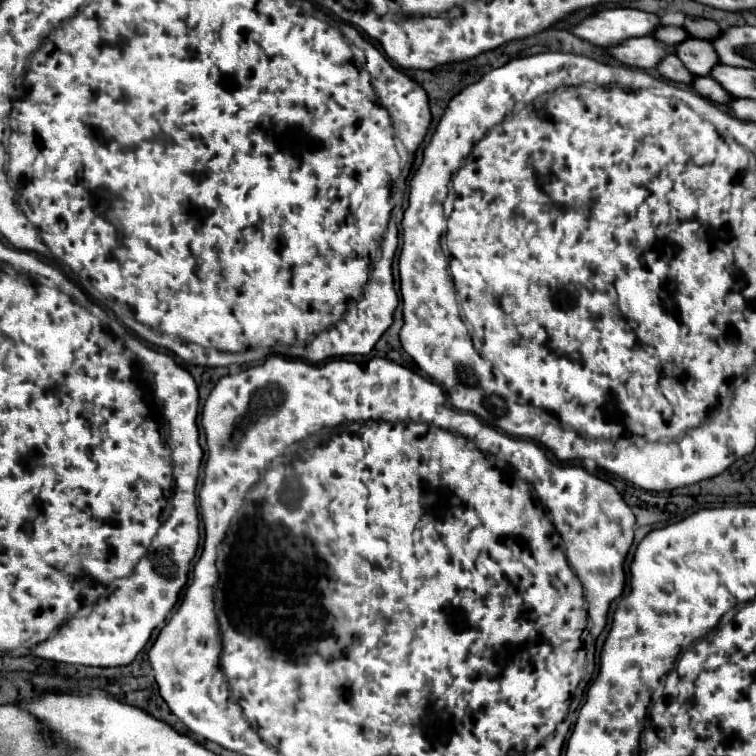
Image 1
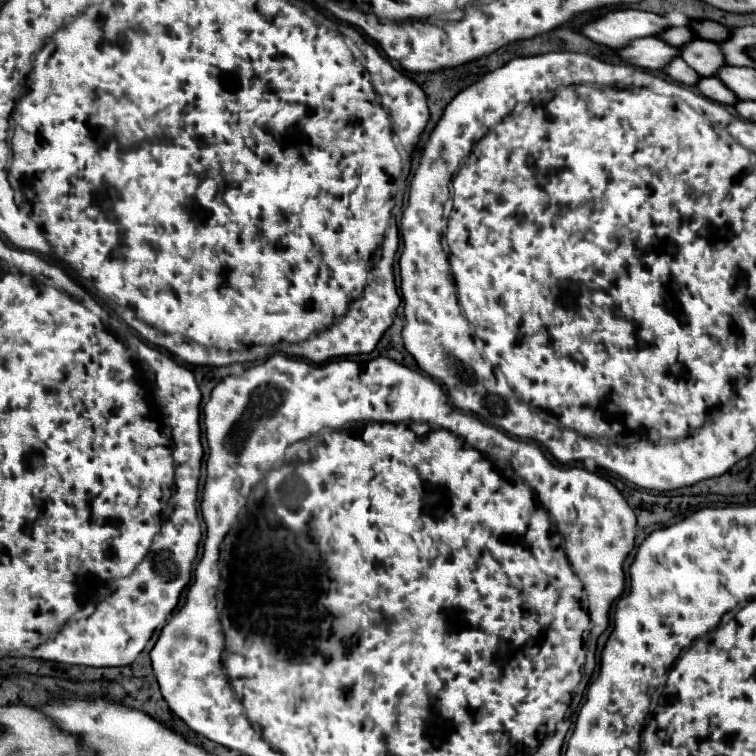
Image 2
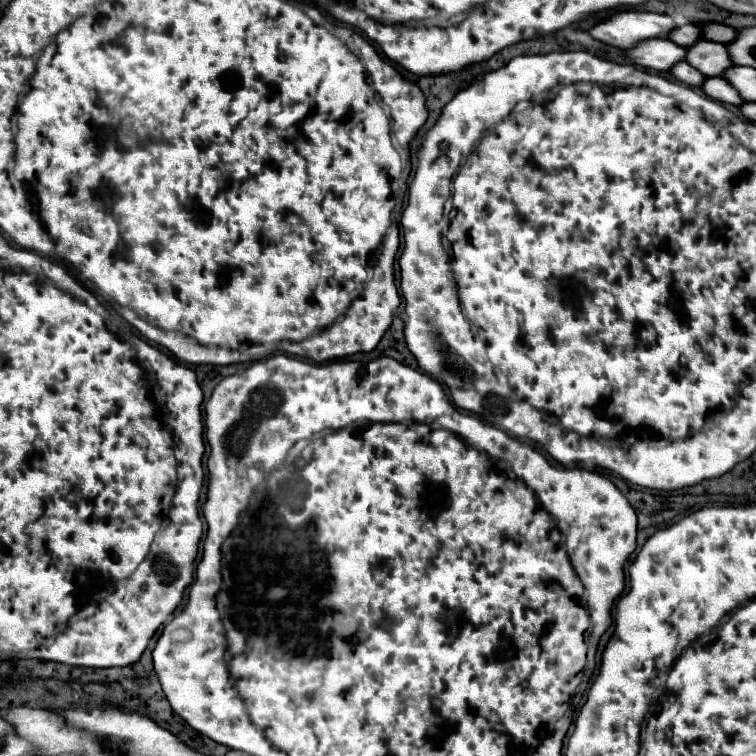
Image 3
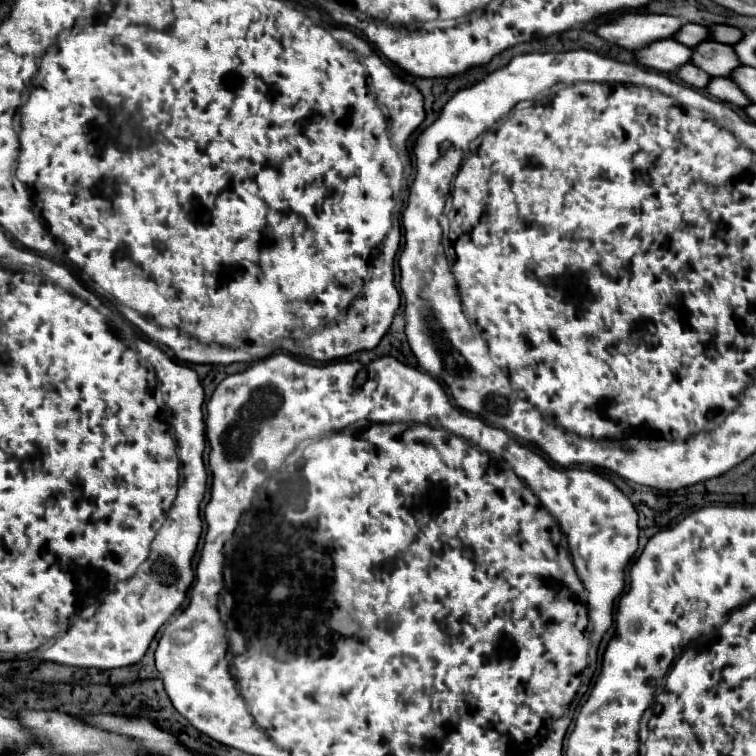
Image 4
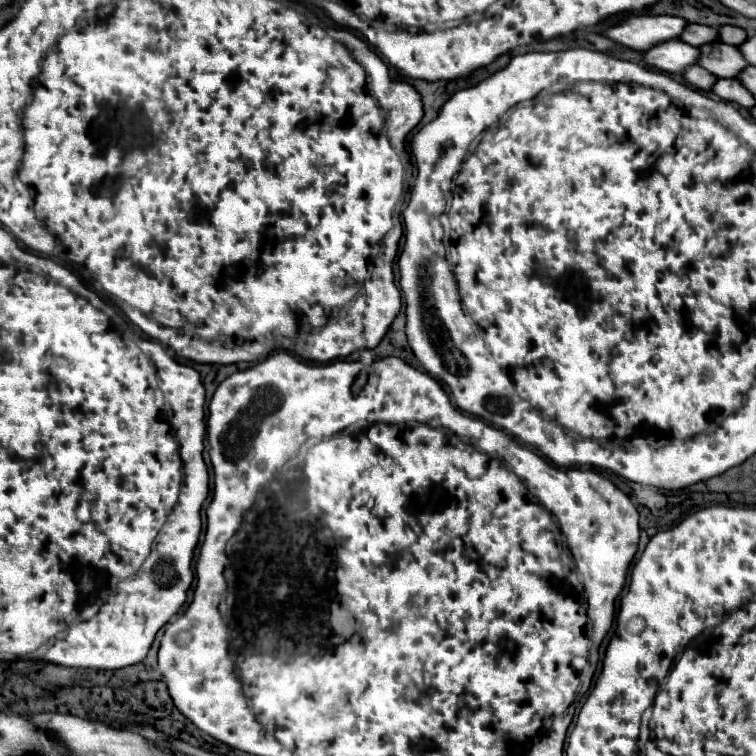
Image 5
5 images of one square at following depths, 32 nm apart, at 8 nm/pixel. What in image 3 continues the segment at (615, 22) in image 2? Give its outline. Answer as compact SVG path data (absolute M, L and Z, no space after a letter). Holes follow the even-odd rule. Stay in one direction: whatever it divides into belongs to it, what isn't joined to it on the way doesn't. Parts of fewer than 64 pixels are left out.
M624 10L596 24L590 34L604 44L630 50L644 40L666 38L674 28L676 22L670 16L640 10Z

